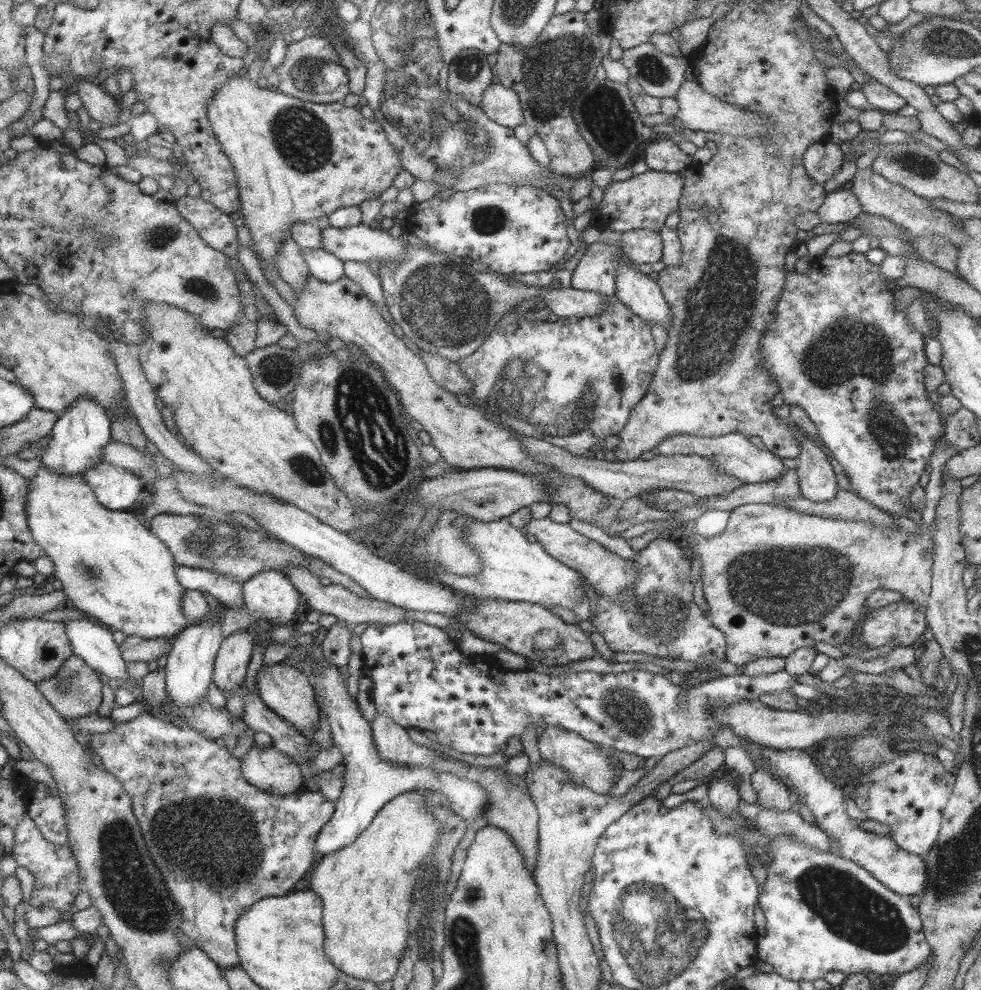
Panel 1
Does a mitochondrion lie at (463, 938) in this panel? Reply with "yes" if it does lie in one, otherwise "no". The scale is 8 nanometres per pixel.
yes

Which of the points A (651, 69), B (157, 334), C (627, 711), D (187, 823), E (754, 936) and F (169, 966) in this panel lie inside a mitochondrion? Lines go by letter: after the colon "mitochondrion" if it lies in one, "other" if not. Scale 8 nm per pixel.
A: mitochondrion
B: other
C: mitochondrion
D: mitochondrion
E: other
F: other

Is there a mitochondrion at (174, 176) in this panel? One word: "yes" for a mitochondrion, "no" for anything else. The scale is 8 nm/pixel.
no

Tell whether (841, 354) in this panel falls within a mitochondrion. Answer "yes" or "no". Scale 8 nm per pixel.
yes

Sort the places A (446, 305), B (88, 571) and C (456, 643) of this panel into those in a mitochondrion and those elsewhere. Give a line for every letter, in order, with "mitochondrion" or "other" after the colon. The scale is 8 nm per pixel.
A: mitochondrion
B: mitochondrion
C: other

